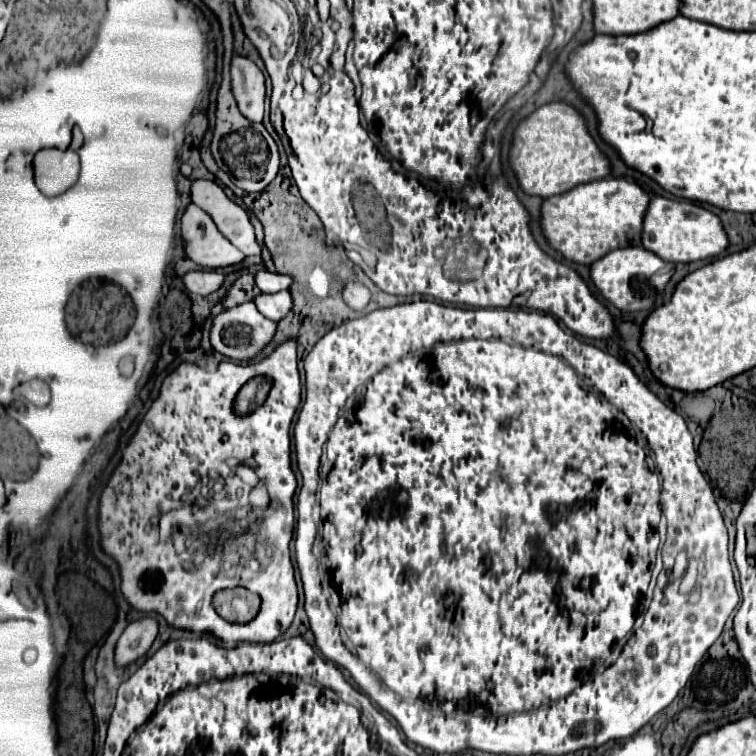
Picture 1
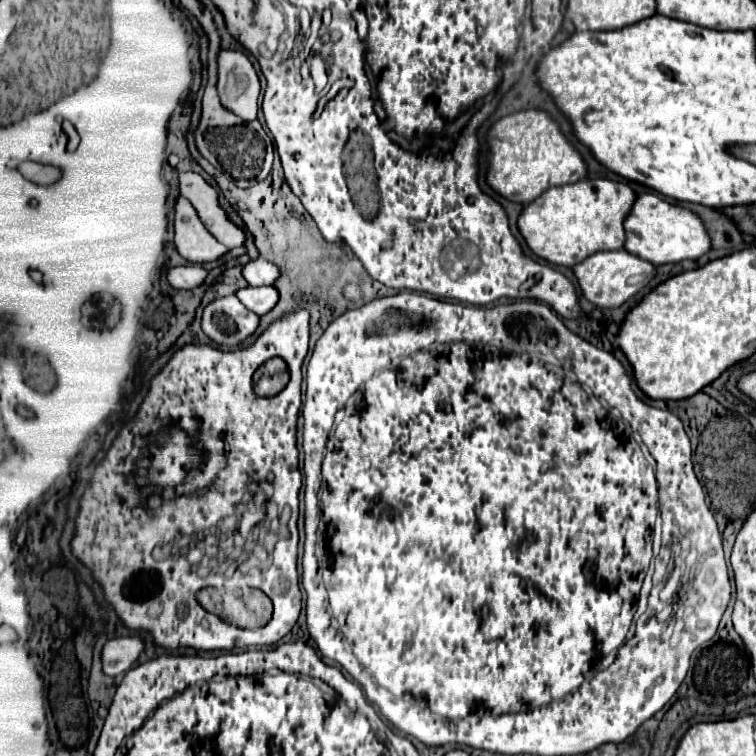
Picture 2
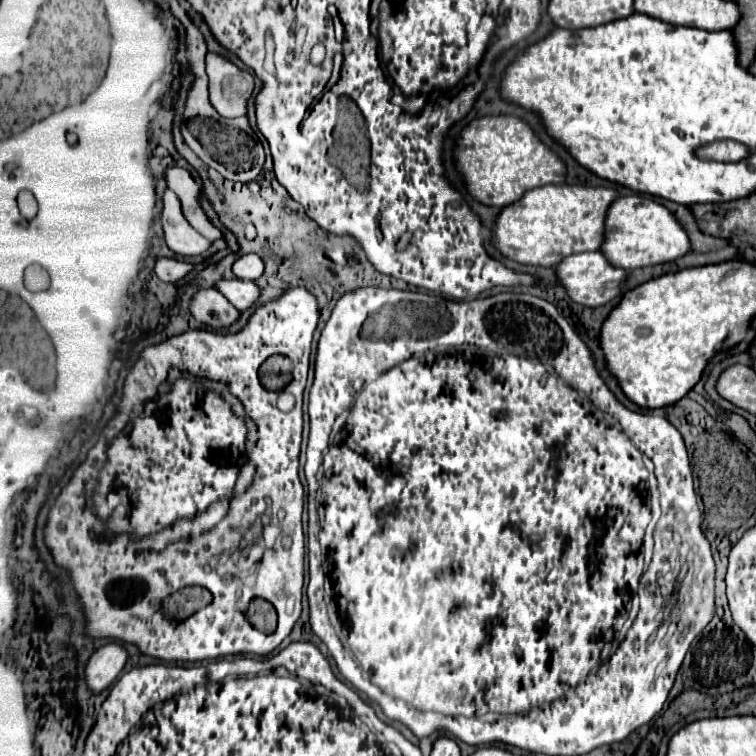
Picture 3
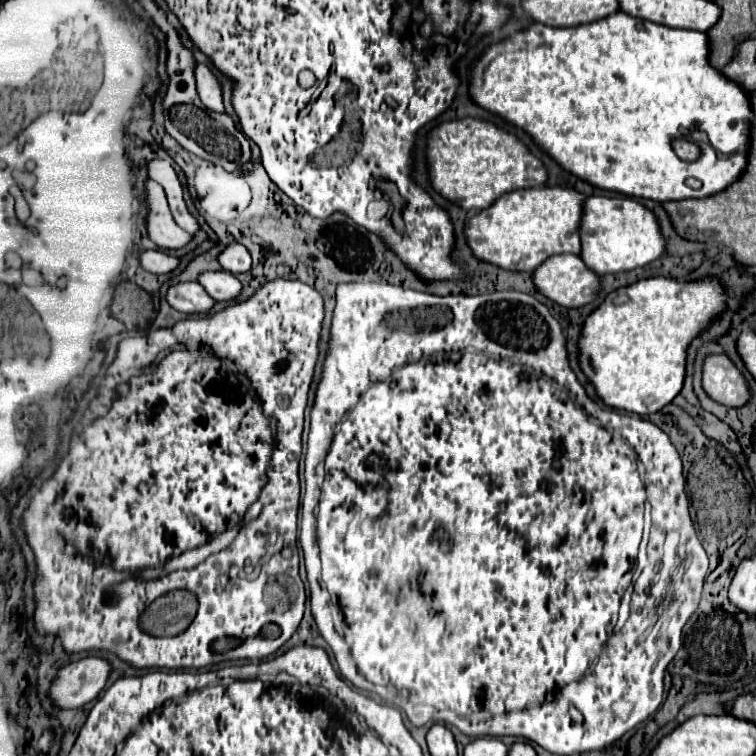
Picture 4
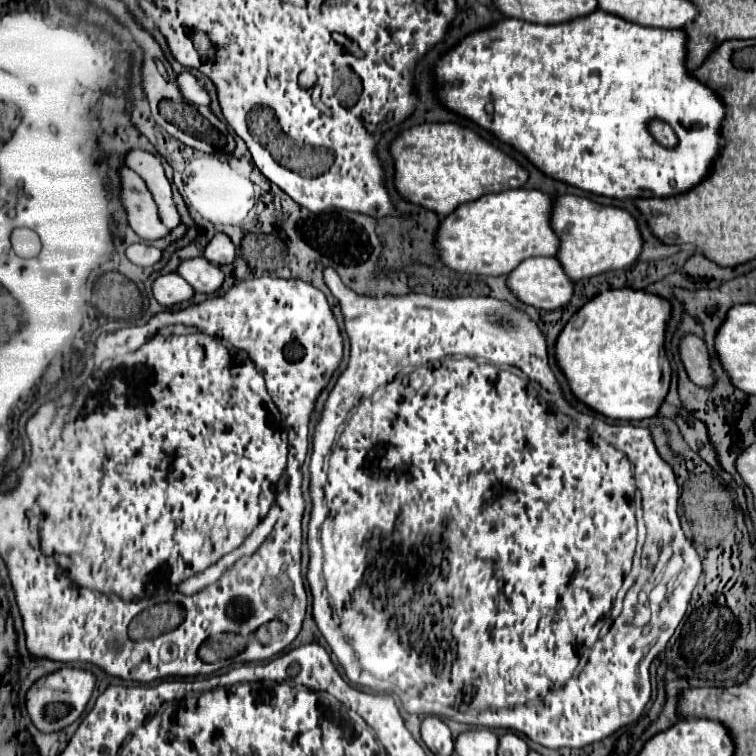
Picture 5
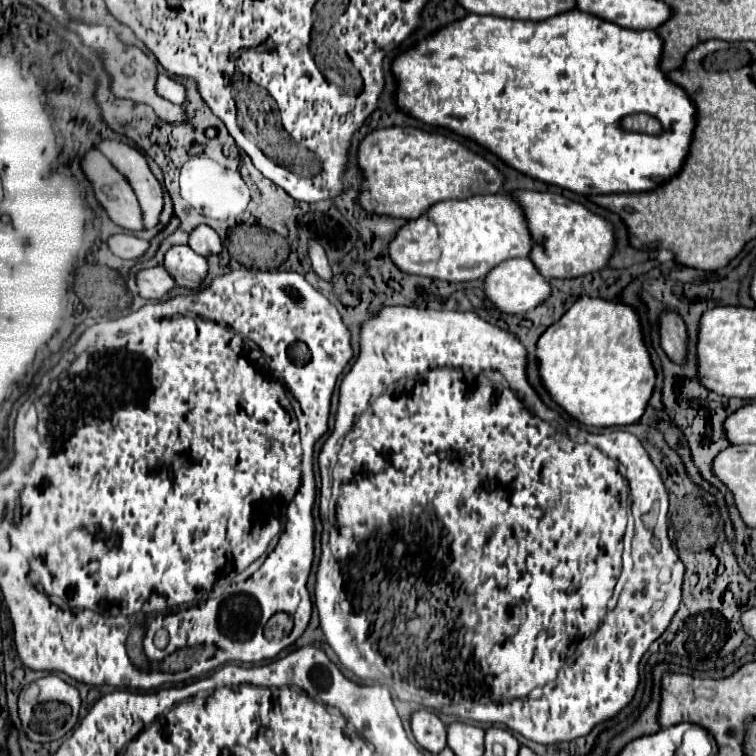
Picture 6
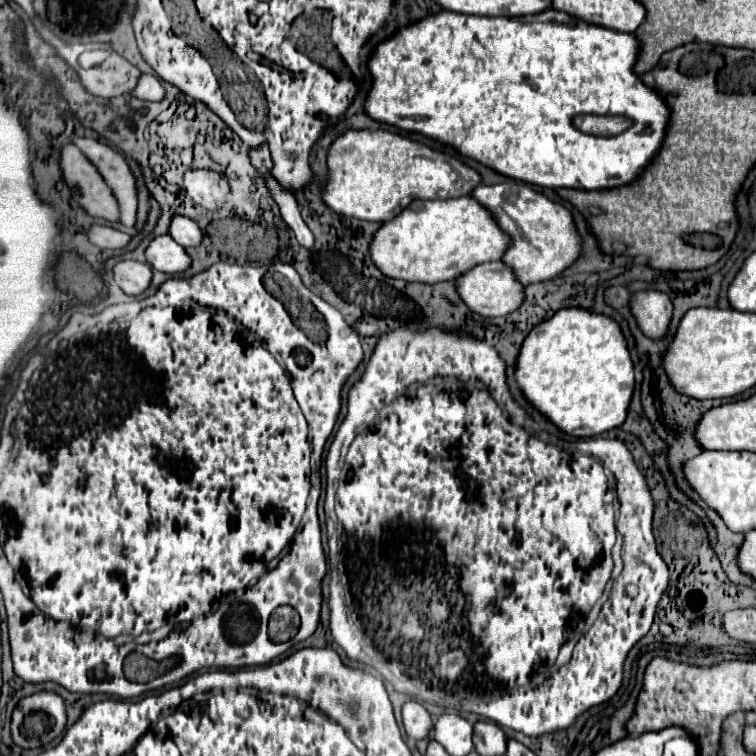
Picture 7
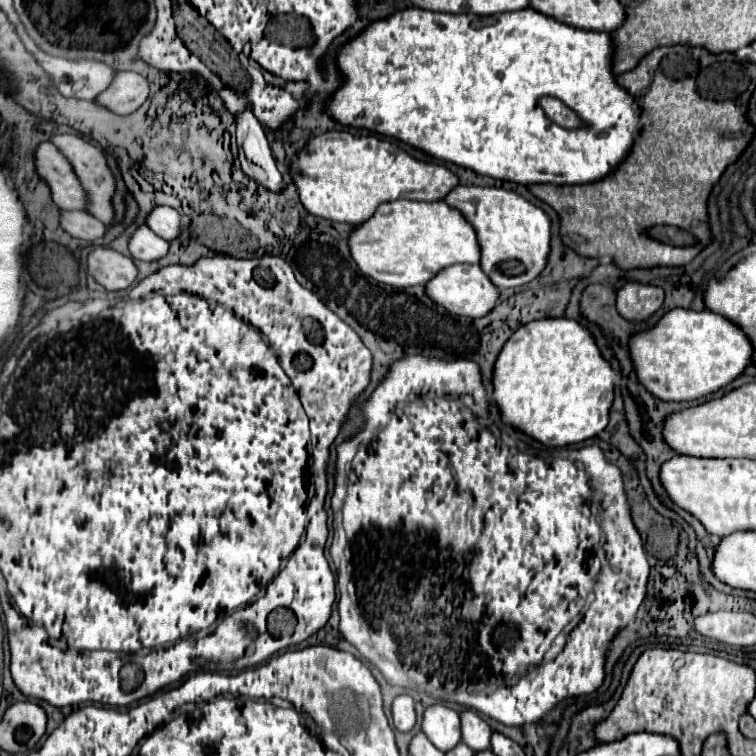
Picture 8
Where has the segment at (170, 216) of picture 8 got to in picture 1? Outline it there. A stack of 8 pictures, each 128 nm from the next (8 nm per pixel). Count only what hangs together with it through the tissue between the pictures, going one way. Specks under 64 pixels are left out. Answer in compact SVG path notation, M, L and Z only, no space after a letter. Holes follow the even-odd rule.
M260 270L256 274L256 286L264 294L276 294L280 290L288 290L292 286L292 278L284 276L284 274L272 274L268 270Z

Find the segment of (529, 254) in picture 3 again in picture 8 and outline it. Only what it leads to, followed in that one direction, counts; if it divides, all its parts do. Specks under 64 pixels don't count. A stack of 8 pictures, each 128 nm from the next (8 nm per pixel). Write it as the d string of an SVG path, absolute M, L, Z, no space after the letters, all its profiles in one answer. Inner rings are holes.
M396 200L382 204L376 214L360 224L352 234L350 234L350 252L352 258L356 260L358 268L370 276L376 282L396 286L396 288L406 288L406 286L418 286L426 284L440 272L440 268L448 268L452 264L468 262L476 264L480 262L480 246L476 240L476 232L468 220L464 220L464 214L450 204L440 202L416 202L416 200Z

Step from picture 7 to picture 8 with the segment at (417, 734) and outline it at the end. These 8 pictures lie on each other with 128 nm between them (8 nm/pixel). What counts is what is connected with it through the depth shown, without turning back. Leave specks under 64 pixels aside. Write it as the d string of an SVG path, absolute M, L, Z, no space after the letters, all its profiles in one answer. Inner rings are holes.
M402 694L394 700L392 704L392 720L396 730L400 732L410 732L416 726L416 710L414 710L414 700L408 694Z

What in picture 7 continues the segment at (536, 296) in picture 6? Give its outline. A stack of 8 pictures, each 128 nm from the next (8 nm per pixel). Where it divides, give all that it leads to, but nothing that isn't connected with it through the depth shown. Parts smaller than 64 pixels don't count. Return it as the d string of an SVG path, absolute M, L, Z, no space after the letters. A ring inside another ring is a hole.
M504 262L478 264L476 268L472 268L470 272L466 272L464 276L456 280L456 288L462 300L466 302L466 306L472 312L486 316L486 318L512 314L516 312L516 308L520 308L520 300L524 300L524 284L520 284L516 276L512 276L512 268L508 268L508 264Z

